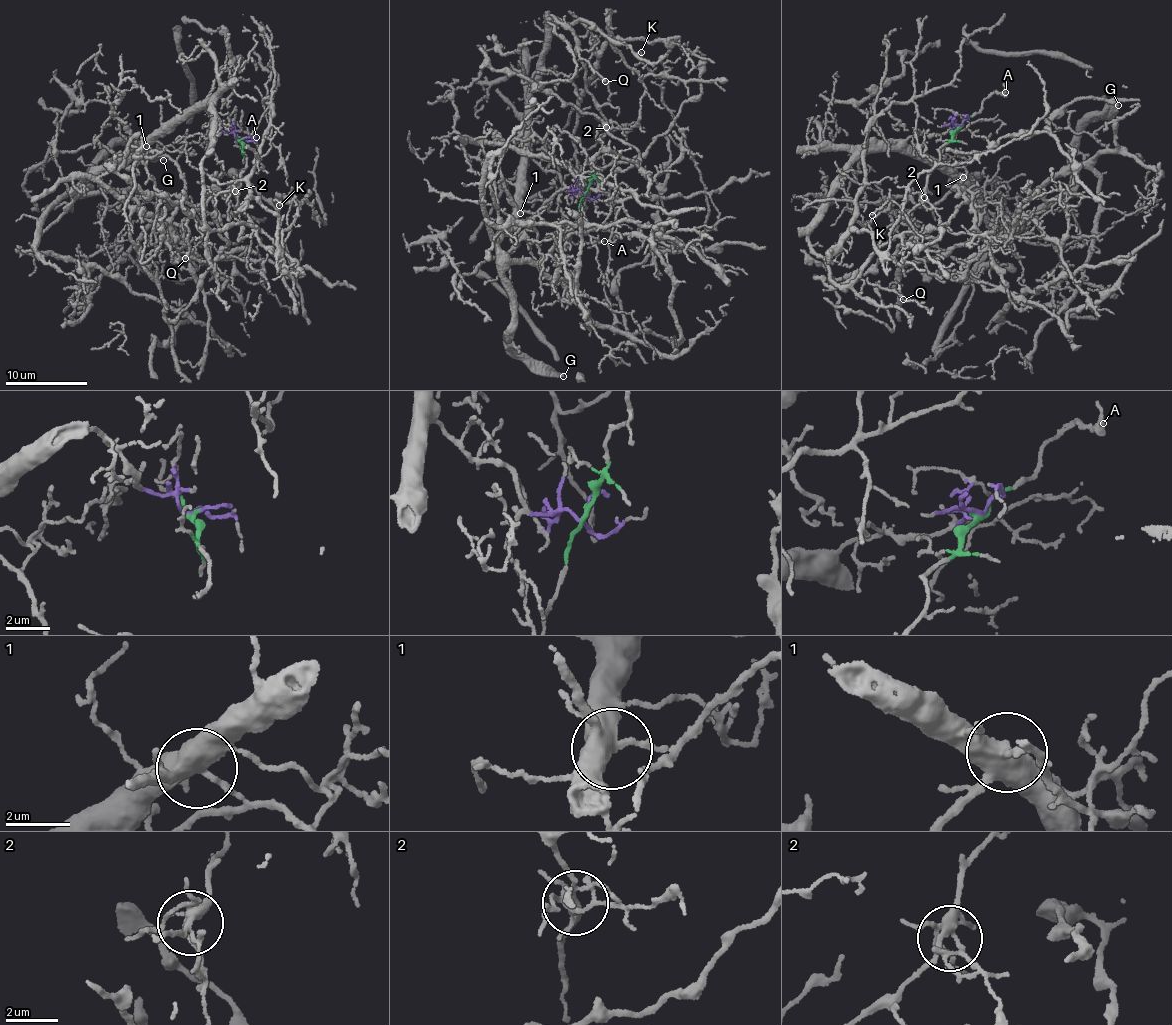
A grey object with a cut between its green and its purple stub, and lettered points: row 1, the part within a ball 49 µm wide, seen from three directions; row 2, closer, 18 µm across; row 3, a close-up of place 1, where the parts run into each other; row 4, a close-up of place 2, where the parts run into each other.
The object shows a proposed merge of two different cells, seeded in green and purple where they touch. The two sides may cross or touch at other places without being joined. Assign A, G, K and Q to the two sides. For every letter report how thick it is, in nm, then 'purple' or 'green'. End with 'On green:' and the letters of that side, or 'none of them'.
A: 170 nm | green
G: 360 nm | purple
K: 100 nm | purple
Q: 200 nm | green
On green: A, Q

